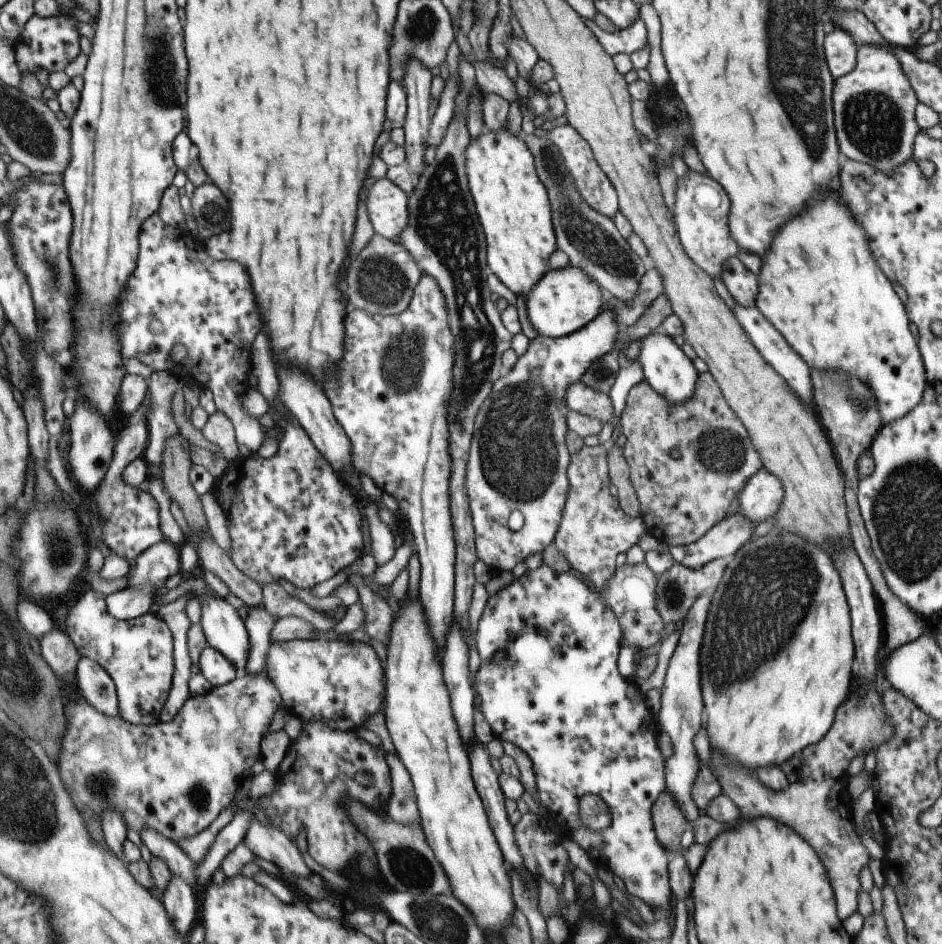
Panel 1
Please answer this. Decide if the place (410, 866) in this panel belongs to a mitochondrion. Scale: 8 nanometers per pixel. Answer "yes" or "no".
yes

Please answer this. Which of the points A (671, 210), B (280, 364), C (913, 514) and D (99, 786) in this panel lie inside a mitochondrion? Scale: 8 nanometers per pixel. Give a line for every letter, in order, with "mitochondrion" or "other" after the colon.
A: other
B: other
C: mitochondrion
D: mitochondrion

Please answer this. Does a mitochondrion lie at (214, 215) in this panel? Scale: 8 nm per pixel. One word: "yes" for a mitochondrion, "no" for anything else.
yes

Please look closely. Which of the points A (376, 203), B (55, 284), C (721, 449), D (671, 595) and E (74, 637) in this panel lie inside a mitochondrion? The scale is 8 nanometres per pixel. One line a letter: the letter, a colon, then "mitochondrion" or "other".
A: other
B: mitochondrion
C: mitochondrion
D: mitochondrion
E: other

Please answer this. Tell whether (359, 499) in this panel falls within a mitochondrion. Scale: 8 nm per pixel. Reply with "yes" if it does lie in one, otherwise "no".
no

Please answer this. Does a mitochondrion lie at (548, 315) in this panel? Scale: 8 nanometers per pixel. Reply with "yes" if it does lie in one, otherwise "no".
no

